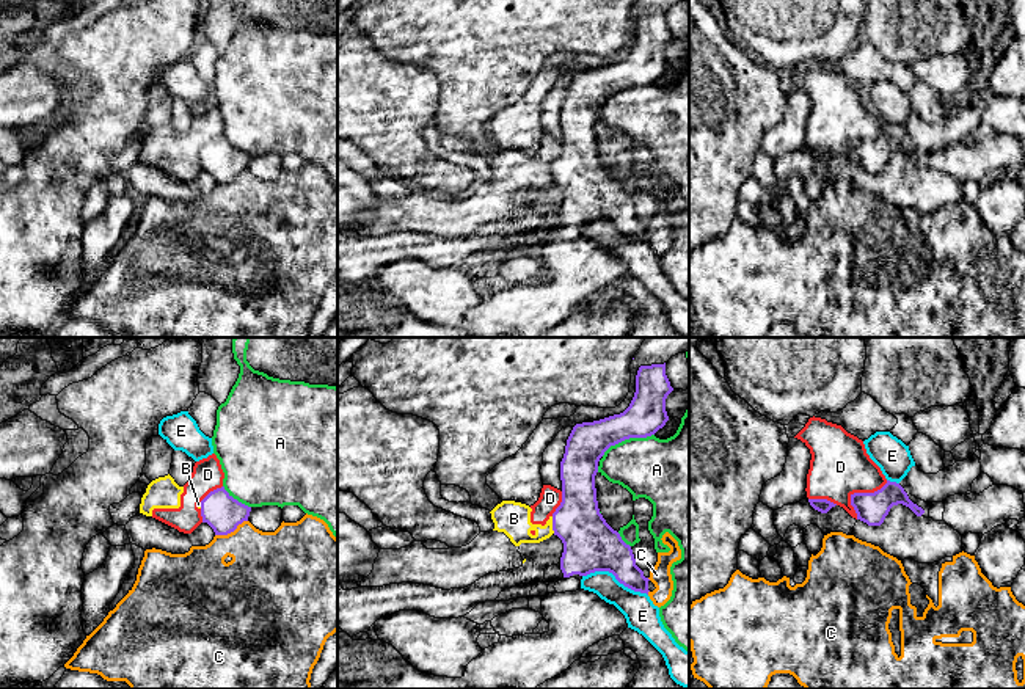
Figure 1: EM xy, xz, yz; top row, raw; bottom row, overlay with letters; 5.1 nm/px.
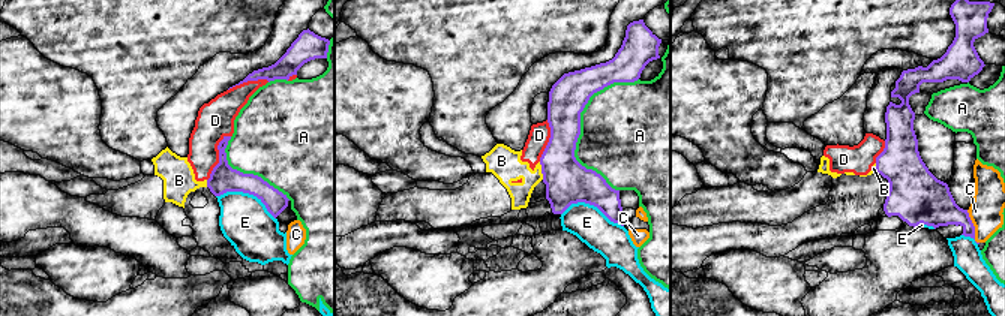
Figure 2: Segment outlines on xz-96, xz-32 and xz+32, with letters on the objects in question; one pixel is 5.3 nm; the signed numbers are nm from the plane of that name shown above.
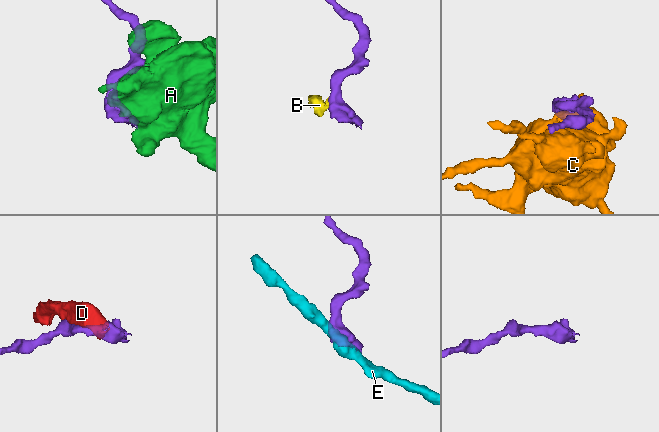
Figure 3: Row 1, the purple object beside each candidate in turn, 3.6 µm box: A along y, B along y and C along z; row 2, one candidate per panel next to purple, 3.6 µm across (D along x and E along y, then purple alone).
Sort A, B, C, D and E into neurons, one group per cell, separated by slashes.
A / B D / C / E

